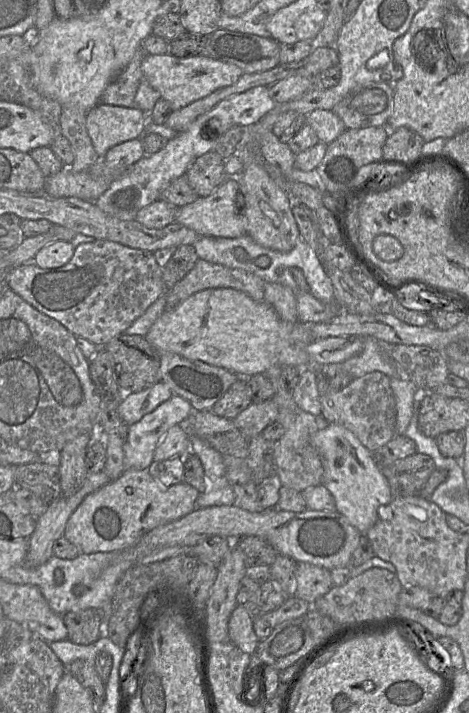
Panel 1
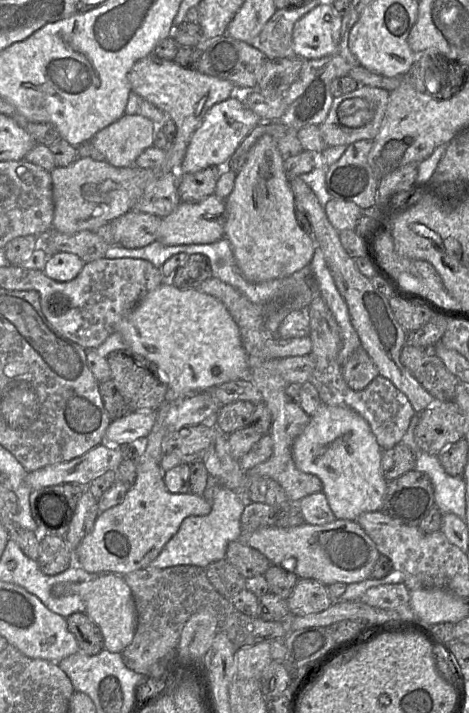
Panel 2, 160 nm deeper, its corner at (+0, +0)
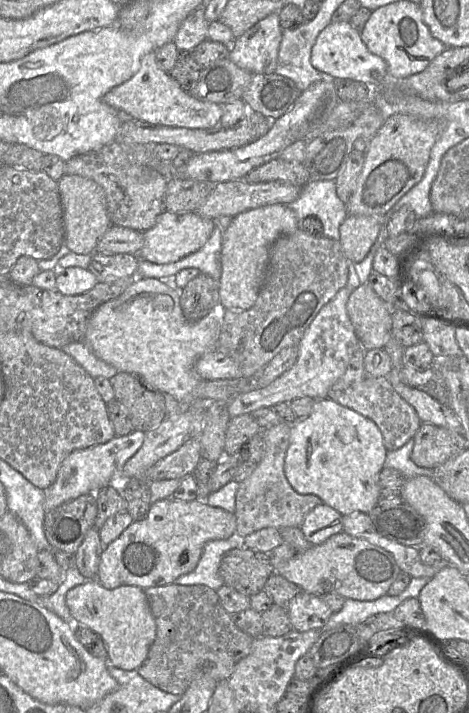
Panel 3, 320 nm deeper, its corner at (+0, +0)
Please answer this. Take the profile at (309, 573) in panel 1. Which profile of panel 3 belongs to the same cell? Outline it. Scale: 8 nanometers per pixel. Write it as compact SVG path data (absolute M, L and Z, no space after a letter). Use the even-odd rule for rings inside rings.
M300 590L286 607L292 629L308 631L322 628L332 611L320 596Z

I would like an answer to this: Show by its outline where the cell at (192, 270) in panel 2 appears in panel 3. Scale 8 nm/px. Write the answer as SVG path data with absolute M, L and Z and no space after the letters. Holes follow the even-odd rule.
M204 273L180 289L179 295L182 313L191 323L207 316L220 302L218 282Z

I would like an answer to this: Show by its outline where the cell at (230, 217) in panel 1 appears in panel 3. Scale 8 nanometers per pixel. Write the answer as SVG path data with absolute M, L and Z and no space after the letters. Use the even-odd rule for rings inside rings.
M164 211L156 223L144 232L144 245L136 255L155 264L166 264L199 250L210 238L216 221L198 214L196 211L187 213L173 213Z

